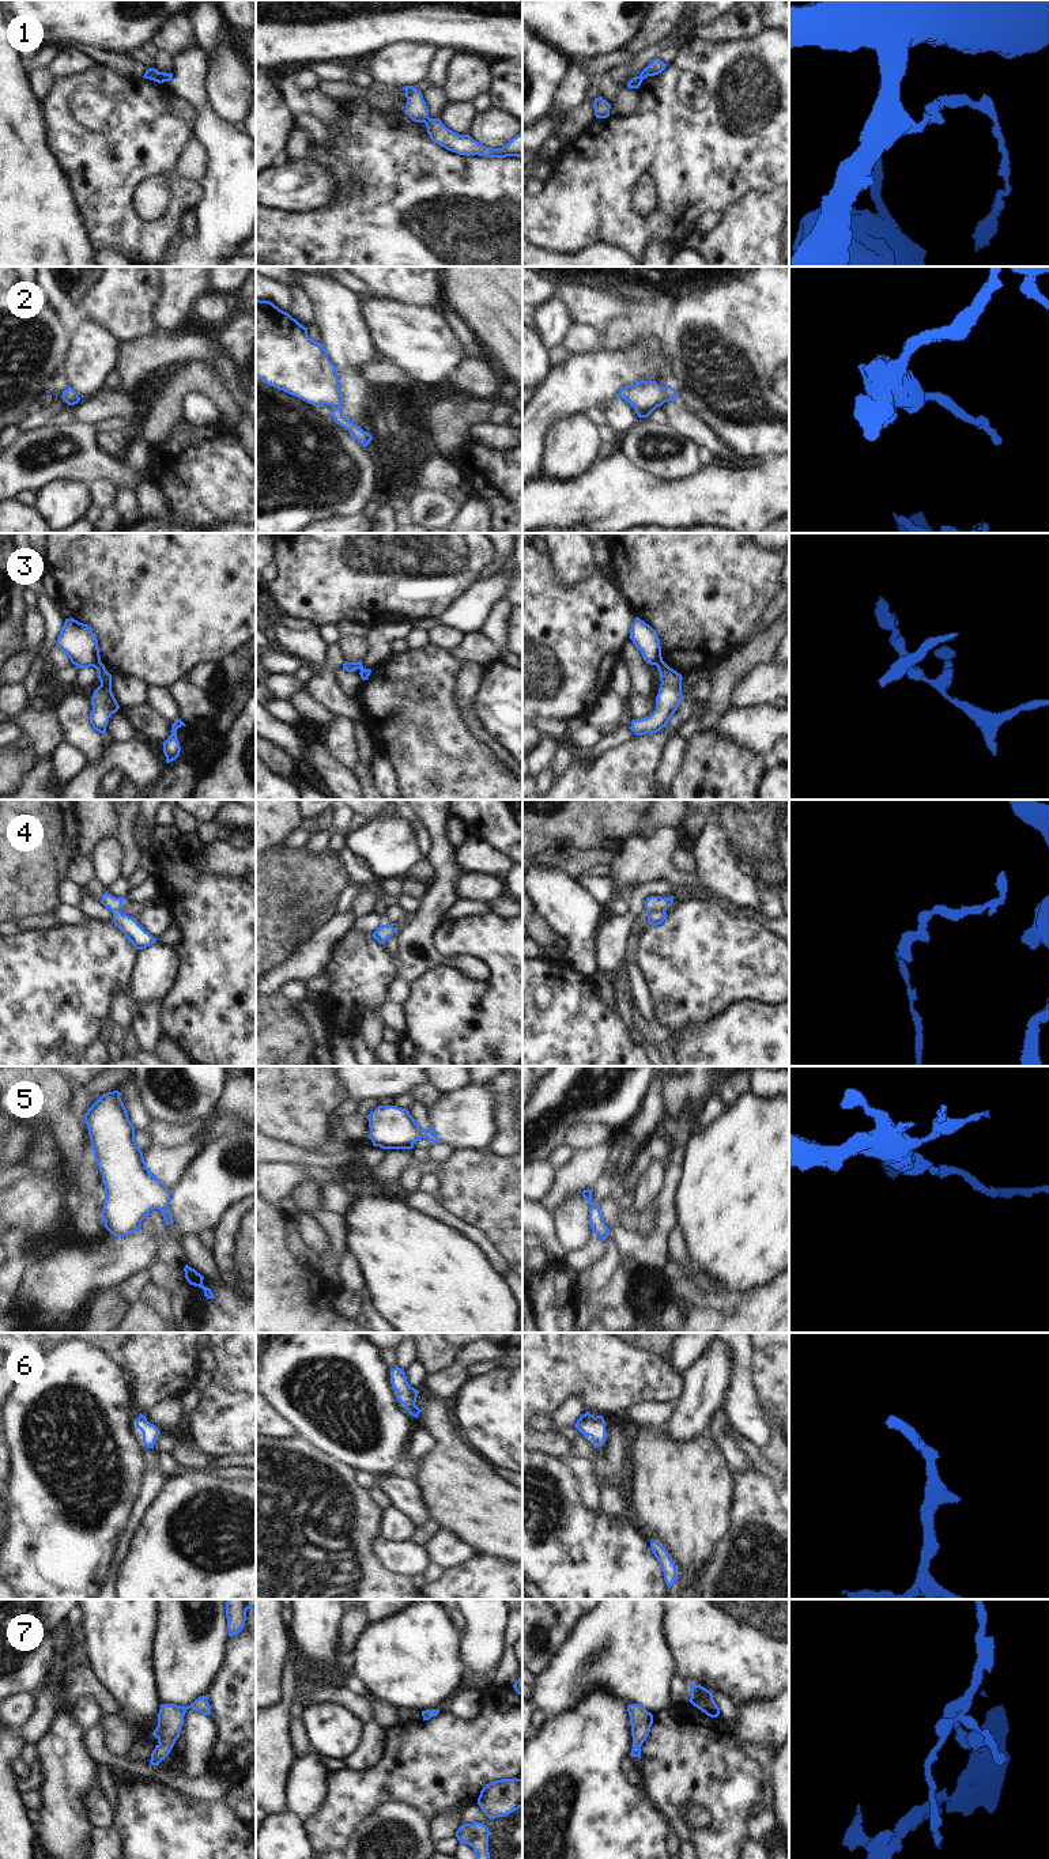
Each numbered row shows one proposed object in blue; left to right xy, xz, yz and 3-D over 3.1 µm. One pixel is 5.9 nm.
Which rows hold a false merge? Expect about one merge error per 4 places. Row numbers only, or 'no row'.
1, 3, 4

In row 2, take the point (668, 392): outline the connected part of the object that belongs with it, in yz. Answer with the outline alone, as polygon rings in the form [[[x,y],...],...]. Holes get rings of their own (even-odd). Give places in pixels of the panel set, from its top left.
[[[639,381],[619,390],[616,398],[626,400],[638,417],[648,417],[657,407],[678,398],[671,386],[661,388],[656,381]]]

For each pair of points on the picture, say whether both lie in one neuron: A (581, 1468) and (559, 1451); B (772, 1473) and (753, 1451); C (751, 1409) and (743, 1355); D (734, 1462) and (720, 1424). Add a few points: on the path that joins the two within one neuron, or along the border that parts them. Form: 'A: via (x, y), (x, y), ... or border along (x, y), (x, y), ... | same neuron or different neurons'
A: border along (569, 1454), (561, 1459) | different neurons
B: via (766, 1468), (758, 1457) | same neuron
C: via (743, 1395), (743, 1368) | same neuron
D: via (732, 1453), (720, 1434) | same neuron

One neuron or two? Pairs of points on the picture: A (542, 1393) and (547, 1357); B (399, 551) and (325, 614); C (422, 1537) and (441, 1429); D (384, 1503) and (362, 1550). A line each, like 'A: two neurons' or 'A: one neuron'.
A: one neuron
B: one neuron
C: two neurons
D: two neurons

